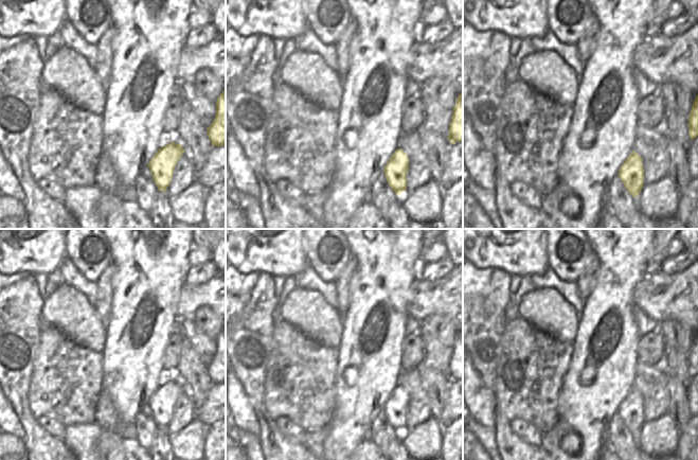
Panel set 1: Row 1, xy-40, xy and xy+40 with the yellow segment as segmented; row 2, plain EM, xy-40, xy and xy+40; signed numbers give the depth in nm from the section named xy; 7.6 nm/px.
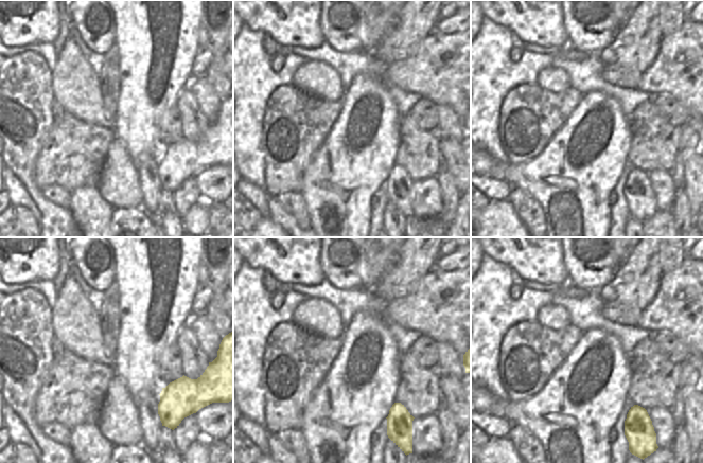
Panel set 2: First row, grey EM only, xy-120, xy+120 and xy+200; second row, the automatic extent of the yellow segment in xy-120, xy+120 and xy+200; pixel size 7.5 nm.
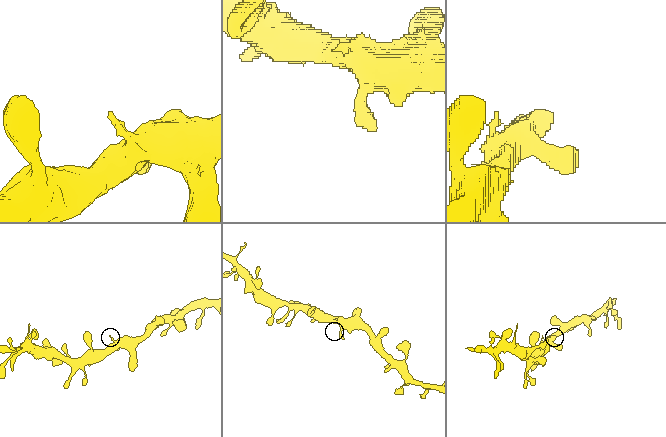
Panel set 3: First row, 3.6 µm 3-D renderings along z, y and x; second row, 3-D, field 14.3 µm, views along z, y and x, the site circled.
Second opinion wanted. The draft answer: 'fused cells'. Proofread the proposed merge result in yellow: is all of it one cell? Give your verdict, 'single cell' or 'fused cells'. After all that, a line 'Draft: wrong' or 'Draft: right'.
single cell
Draft: wrong

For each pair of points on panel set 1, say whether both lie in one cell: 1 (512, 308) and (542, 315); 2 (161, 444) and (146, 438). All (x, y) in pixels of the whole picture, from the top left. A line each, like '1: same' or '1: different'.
1: different
2: different

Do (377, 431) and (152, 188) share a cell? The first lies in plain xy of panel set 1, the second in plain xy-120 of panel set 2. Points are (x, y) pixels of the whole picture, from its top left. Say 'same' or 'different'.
same

